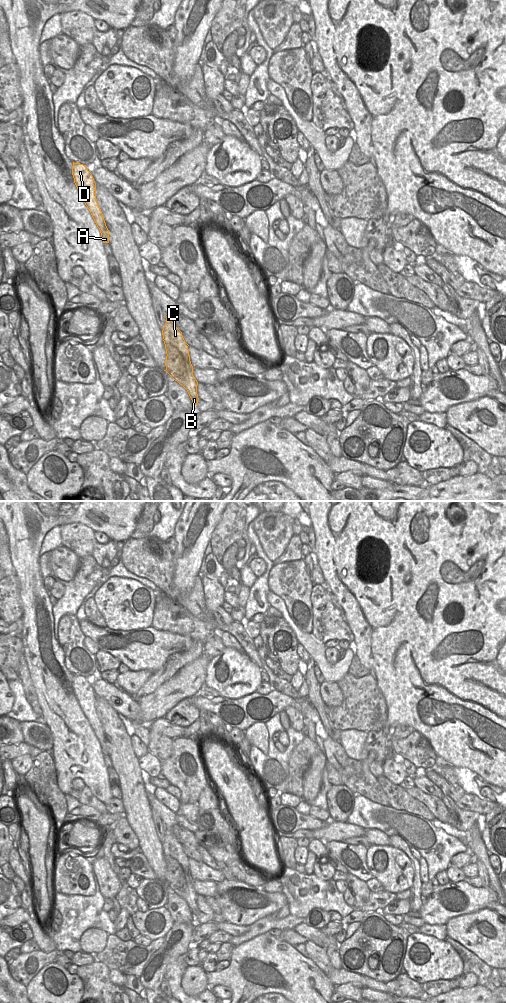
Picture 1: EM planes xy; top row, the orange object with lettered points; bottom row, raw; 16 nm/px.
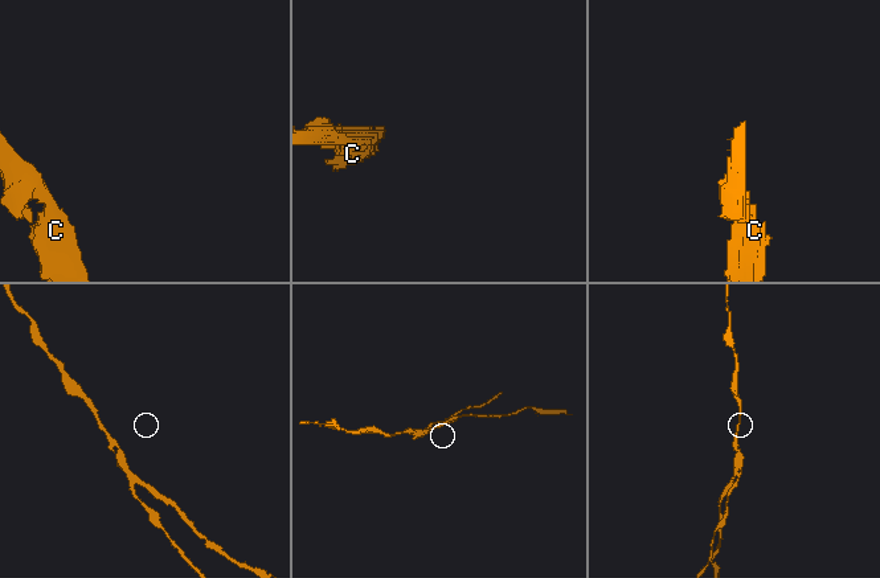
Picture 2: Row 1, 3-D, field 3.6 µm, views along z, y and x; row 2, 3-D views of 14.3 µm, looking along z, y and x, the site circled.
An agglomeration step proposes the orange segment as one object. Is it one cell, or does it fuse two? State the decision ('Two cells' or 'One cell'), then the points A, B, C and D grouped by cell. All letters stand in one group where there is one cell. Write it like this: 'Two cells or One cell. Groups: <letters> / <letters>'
Two cells. Groups: A C D / B.

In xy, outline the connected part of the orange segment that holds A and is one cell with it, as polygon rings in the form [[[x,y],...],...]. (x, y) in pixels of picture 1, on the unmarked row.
[[[74,675],[72,678],[74,695],[100,742],[103,755],[109,755],[109,742],[96,711],[96,695],[86,677]]]

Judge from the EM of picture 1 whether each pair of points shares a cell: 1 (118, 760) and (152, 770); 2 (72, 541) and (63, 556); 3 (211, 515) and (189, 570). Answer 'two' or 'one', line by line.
1: two
2: two
3: one

